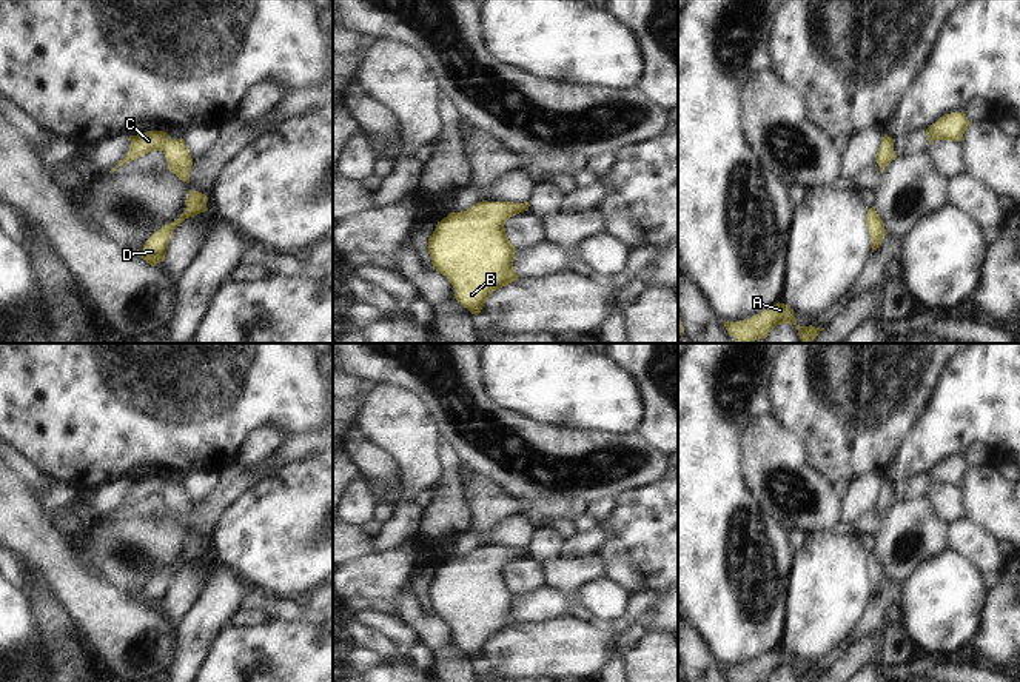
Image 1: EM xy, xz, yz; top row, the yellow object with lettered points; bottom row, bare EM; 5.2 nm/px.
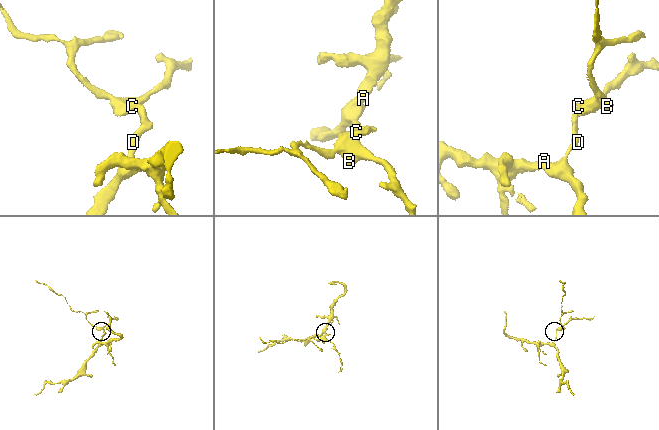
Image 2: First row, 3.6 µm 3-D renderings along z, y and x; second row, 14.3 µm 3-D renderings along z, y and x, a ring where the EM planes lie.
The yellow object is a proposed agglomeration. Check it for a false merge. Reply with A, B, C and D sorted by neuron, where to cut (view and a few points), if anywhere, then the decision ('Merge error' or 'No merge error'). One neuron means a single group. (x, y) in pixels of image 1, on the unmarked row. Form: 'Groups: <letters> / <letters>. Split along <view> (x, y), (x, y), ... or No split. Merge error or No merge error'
Groups: A B C D. No split. No merge error.

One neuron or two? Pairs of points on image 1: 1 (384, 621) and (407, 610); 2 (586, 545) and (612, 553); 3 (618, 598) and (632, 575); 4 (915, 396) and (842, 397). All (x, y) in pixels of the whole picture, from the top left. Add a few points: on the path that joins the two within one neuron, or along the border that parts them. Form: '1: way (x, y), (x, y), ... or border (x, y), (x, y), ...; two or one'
1: border (401, 621), (410, 625), (421, 639); two
2: border (607, 521), (617, 530), (617, 534), (597, 554); two
3: border (609, 575), (634, 593); two
4: way (897, 396), (860, 396); one

